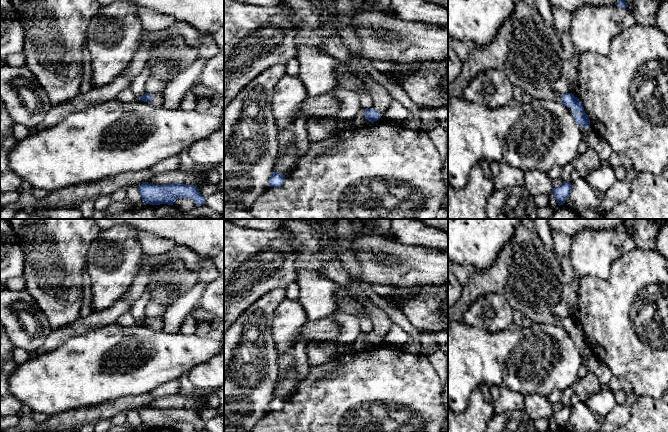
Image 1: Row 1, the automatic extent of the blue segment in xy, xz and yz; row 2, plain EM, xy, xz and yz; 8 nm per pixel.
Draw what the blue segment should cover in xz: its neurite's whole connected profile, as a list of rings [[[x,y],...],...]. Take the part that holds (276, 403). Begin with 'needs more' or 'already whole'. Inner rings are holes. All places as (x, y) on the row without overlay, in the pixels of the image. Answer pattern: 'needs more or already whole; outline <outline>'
already whole; outline [[[273,396],[269,402],[269,411],[281,411],[284,407],[285,399]]]

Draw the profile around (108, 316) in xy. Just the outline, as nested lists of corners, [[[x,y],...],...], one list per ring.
[[[123,296],[105,310],[92,312],[87,317],[79,318],[68,327],[52,331],[45,339],[43,345],[34,353],[40,355],[49,352],[59,347],[70,337],[85,334],[95,328],[115,323],[120,315],[130,312],[133,304],[128,302]]]

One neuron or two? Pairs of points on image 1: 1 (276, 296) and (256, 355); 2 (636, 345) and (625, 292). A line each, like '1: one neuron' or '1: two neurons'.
1: one neuron
2: one neuron

